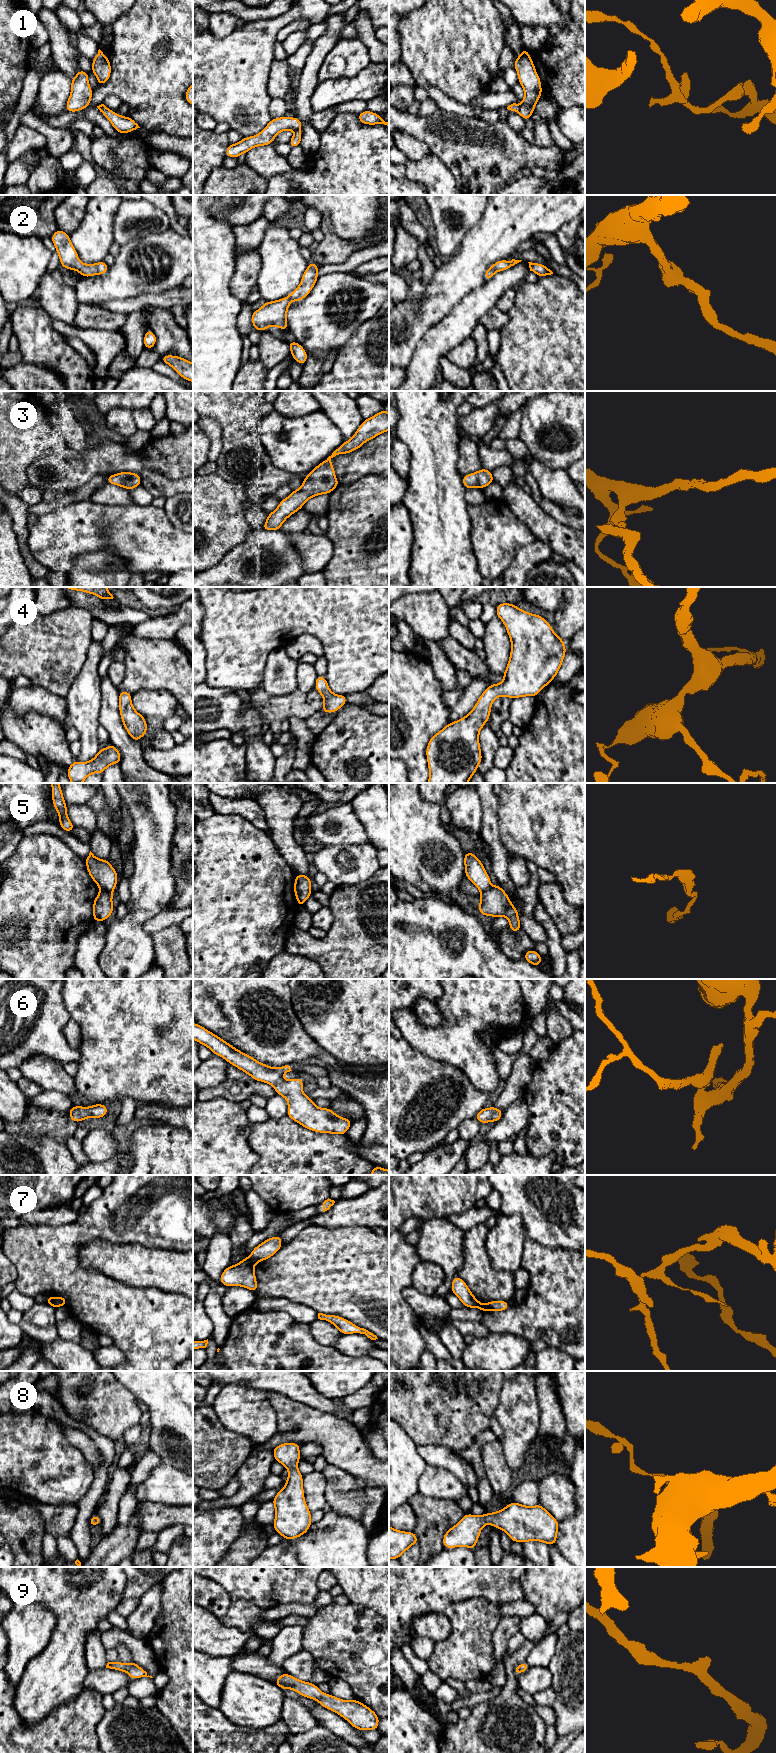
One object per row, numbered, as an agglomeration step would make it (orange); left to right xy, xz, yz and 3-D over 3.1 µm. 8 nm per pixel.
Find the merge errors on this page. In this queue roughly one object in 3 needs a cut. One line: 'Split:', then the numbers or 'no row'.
Split: 1, 5, 7

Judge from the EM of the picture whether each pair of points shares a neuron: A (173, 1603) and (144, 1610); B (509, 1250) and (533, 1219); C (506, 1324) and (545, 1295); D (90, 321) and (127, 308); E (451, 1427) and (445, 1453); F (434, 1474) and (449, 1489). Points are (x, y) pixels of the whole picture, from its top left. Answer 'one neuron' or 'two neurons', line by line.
A: two neurons
B: two neurons
C: one neuron
D: two neurons
E: two neurons
F: one neuron

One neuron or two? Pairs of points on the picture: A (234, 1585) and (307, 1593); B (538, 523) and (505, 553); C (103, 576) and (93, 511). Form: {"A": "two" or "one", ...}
{"A": "one", "B": "two", "C": "two"}

